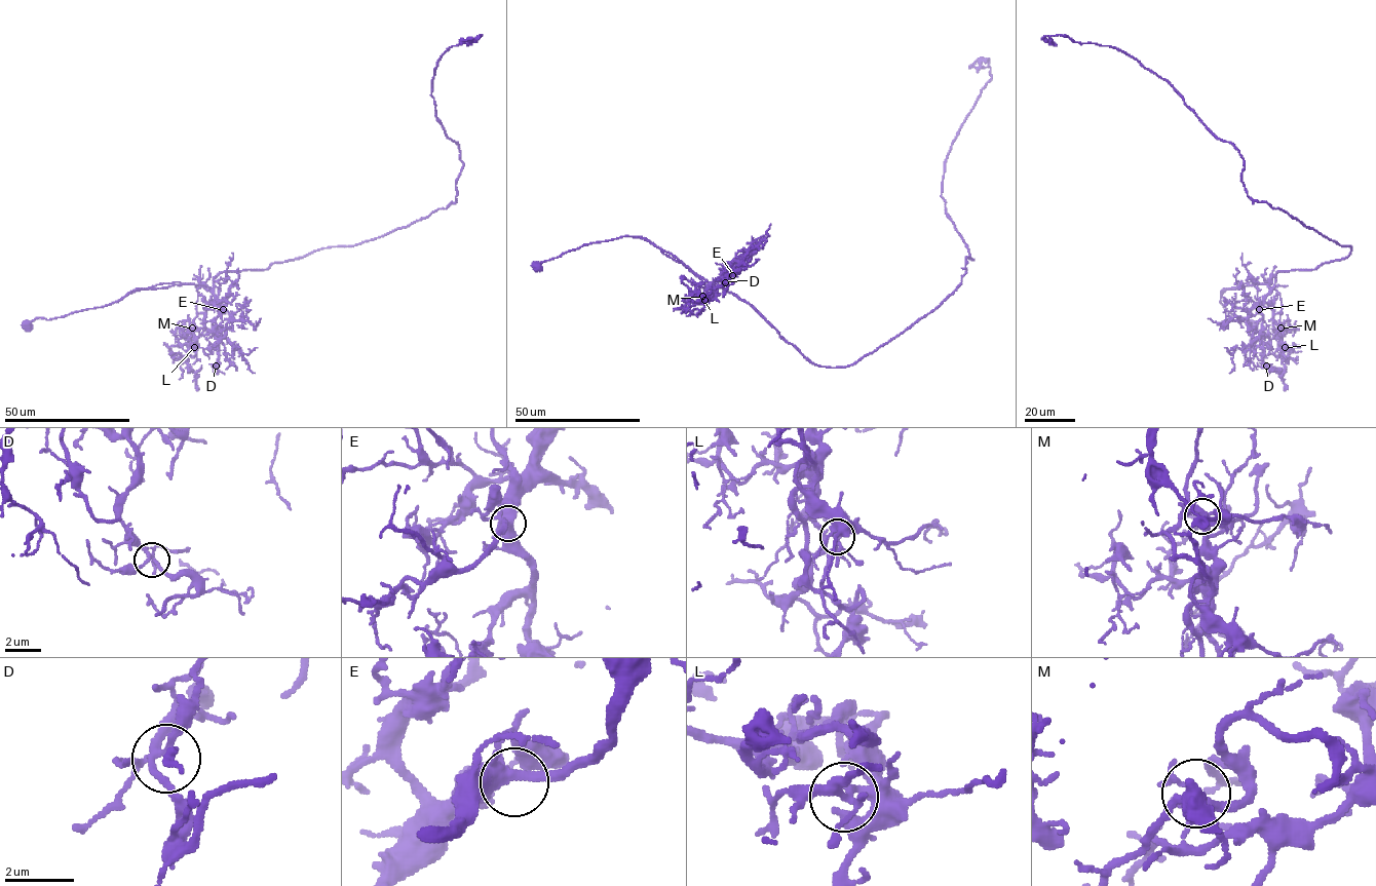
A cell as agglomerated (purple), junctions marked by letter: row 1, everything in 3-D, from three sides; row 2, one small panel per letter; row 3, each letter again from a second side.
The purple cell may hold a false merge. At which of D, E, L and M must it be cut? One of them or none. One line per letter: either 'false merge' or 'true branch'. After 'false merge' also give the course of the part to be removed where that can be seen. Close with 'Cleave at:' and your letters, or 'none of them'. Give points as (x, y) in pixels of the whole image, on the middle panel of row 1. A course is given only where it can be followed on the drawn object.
D: true branch
E: true branch
L: true branch
M: false merge; course (702, 296), (708, 296), (705, 283), (683, 264), (647, 239), (626, 236)
Cleave at: M

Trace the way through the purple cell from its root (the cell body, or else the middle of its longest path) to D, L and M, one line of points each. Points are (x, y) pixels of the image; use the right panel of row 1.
D: (1252, 326), (1221, 304), (1225, 291), (1256, 284), (1270, 287), (1260, 308), (1262, 360), (1266, 366)
L: (1252, 326), (1224, 307), (1221, 296), (1227, 290), (1266, 283), (1281, 296), (1278, 339), (1285, 347)
M: (1252, 326), (1221, 304), (1225, 291), (1261, 282), (1272, 287), (1282, 302), (1281, 328)

